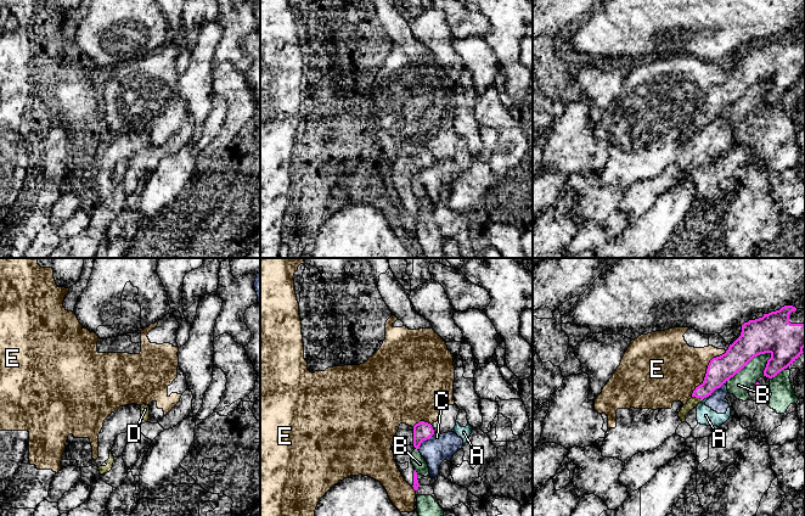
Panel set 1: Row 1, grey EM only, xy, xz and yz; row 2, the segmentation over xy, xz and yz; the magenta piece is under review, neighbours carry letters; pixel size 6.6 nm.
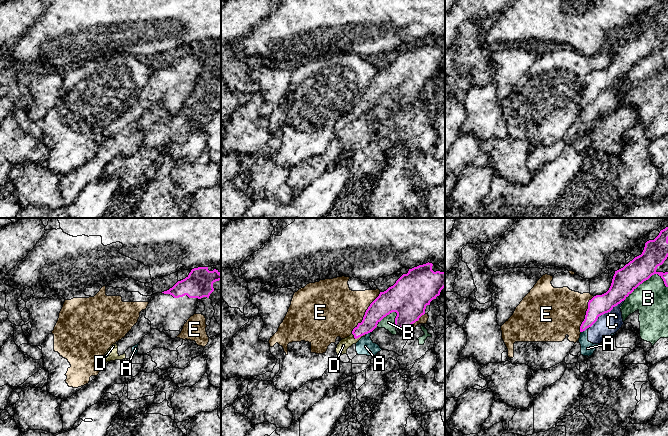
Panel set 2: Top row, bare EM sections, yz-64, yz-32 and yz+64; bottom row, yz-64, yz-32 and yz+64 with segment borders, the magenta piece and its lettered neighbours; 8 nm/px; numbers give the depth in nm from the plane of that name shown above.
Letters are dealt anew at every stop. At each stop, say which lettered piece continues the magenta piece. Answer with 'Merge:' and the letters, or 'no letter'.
Merge: D

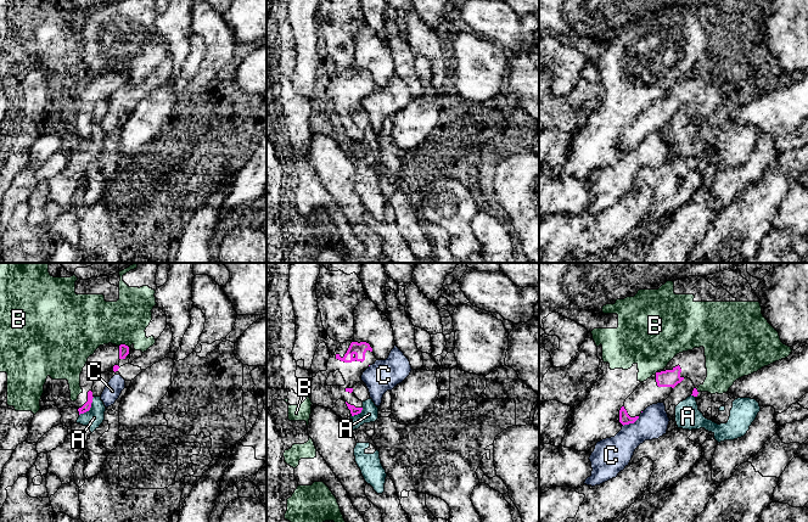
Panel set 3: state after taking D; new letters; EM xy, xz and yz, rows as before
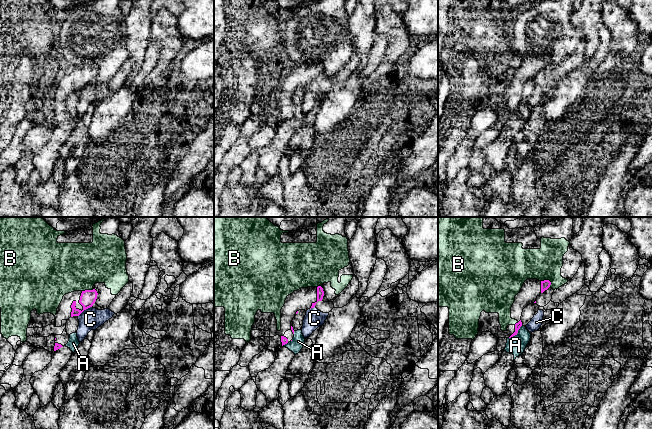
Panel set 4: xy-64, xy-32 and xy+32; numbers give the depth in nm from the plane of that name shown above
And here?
Merge: no letter

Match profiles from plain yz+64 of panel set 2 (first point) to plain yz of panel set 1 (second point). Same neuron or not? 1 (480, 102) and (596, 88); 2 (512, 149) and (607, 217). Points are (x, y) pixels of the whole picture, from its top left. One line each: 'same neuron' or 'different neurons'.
1: different neurons
2: same neuron

